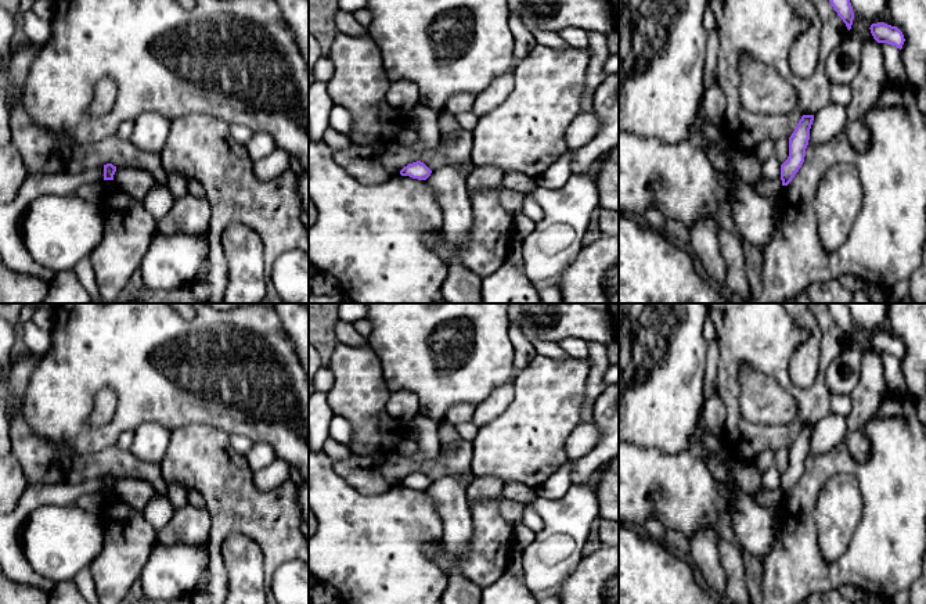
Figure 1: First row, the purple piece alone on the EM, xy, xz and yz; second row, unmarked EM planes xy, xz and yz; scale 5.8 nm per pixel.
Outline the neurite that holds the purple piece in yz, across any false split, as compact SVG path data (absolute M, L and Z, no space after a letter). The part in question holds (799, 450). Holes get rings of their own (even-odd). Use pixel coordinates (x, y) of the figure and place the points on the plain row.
M803 425L789 447L789 467L781 475L782 496L788 496L804 472L814 425Z

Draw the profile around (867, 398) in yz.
M865 352L861 359L860 378L850 393L851 411L846 417L847 431L844 436L848 450L858 461L865 461L871 449L864 427L882 409L887 392L880 356Z

